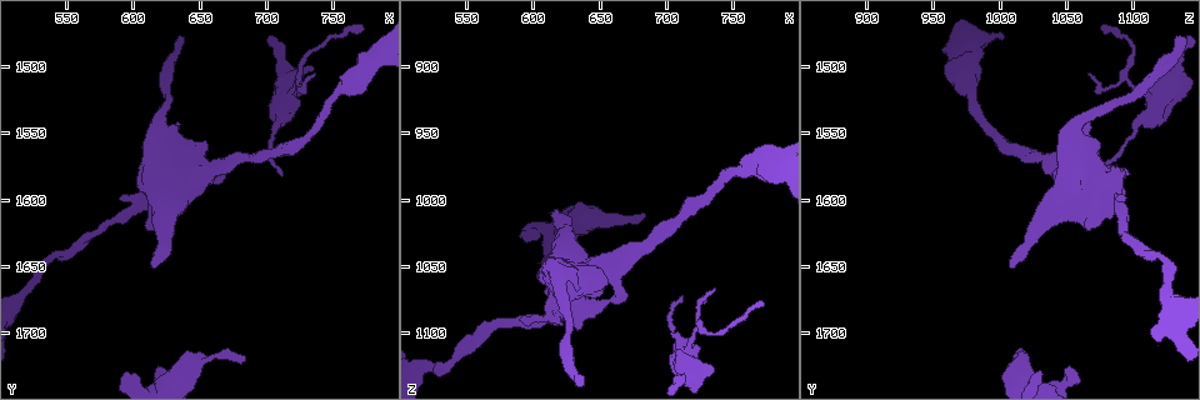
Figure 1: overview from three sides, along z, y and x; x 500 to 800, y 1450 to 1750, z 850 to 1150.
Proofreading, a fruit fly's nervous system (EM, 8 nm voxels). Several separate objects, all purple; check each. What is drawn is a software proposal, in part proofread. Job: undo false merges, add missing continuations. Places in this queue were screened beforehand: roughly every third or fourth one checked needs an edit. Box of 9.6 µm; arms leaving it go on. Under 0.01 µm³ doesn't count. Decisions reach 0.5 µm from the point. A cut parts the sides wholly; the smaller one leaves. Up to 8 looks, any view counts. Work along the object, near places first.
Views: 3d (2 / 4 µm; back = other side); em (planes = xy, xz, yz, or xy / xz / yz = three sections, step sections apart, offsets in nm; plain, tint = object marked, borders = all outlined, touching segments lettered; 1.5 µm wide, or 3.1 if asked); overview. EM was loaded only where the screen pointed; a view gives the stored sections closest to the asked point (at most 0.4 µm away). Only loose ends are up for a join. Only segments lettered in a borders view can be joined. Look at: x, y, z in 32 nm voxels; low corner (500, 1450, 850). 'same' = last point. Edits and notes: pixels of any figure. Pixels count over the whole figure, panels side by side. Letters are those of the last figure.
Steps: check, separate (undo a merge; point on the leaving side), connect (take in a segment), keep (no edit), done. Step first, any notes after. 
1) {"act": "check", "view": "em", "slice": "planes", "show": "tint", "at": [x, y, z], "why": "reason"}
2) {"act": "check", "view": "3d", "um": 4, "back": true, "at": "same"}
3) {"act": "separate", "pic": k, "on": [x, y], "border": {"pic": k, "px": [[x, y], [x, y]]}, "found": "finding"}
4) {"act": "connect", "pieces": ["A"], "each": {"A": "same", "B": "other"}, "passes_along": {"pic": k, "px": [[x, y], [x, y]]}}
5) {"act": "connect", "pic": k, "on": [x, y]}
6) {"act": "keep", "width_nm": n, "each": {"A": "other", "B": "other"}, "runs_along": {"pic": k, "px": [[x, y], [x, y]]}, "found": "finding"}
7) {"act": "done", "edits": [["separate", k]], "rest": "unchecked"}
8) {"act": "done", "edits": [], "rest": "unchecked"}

{"act": "check", "view": "3d", "um": 4, "at": [620, 1548, 1056], "why": "thick turns thin"}

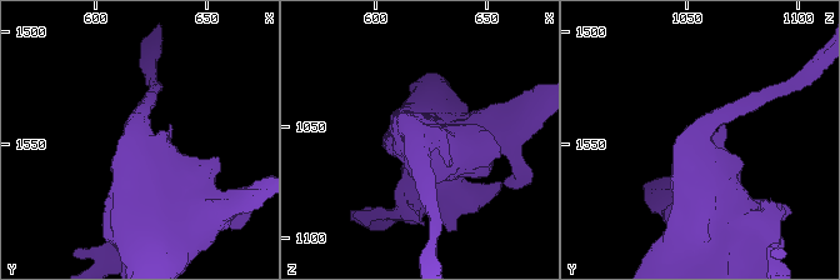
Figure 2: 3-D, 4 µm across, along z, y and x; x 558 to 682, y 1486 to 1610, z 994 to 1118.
{"act": "check", "view": "em", "slice": "xy", "step": 4, "show": "tint", "at": [621, 1547, 1057], "arm_widths_nm": [220, 800], "why": "need the tissue"}

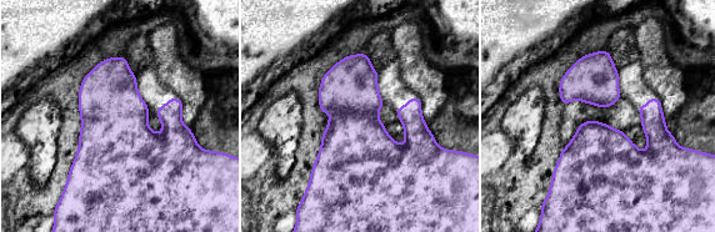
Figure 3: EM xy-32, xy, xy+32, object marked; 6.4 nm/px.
{"act": "check", "view": "em", "slice": "planes", "show": "borders", "at": "same", "why": "cut it another way"}

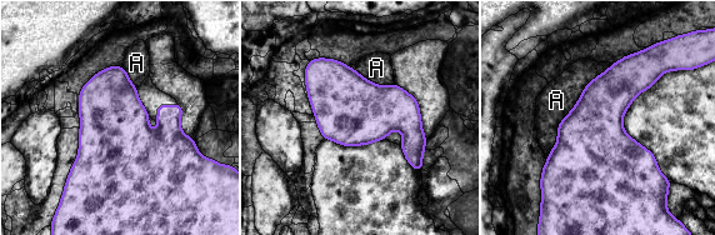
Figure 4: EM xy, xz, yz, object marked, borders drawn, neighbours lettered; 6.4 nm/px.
{"act": "keep", "longest_contact_nm": ["A", 700], "each": {"A": "other"}, "found": "continuous, no second cell"}

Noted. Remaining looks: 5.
{"act": "check", "view": "3d", "um": 4, "at": [708, 1546, 1102], "why": "calibre changes"}

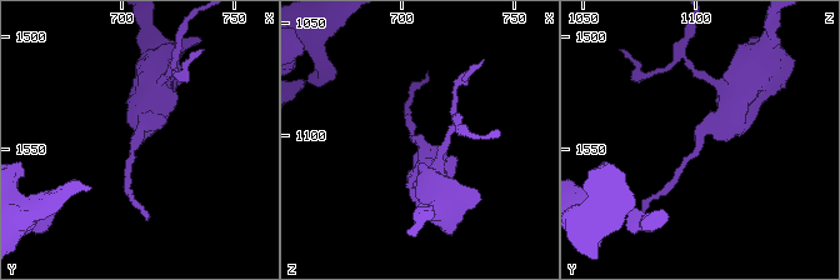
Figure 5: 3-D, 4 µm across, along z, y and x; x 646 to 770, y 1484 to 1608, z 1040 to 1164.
{"act": "check", "view": "em", "slice": "yz", "step": 4, "show": "tint", "at": [707, 1544, 1102]}

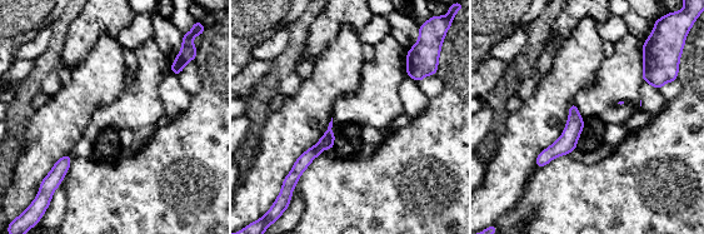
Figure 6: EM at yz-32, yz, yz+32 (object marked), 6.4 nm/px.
{"act": "check", "view": "em", "slice": "planes", "show": "borders", "at": "same"}

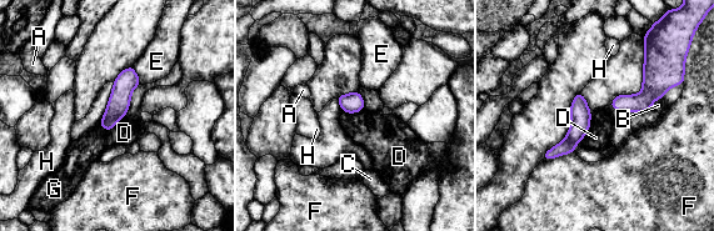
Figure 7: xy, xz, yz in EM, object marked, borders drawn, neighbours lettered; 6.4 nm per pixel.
{"act": "keep", "width_nm": 130, "each": {"A": "other", "B": "other", "C": "other", "D": "other", "E": "other", "F": "other", "G": "other", "H": "other"}, "border": {"pic": 7, "px": [[592, 114], [589, 129], [580, 141]]}, "found": "continuous, no second cell"}

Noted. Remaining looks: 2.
{"act": "check", "view": "em", "slice": "planes", "show": "borders", "at": [770, 1470, 1076], "why": "free end"}

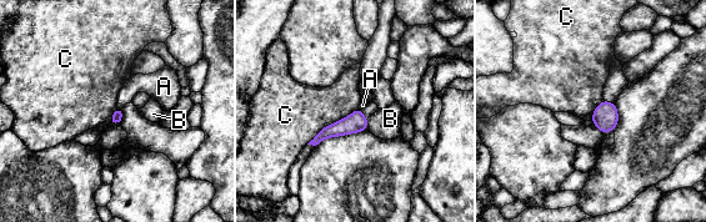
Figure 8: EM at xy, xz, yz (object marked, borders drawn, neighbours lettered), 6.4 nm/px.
{"act": "keep", "width_nm": 70, "each": {"A": "other", "B": "other", "C": "other"}, "border": {"pic": 8, "px": [[357, 107], [324, 126], [306, 144]]}, "found": "no lettered segment goes on from it"}

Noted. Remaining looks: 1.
{"act": "done", "edits": [], "rest": "unchecked"}

